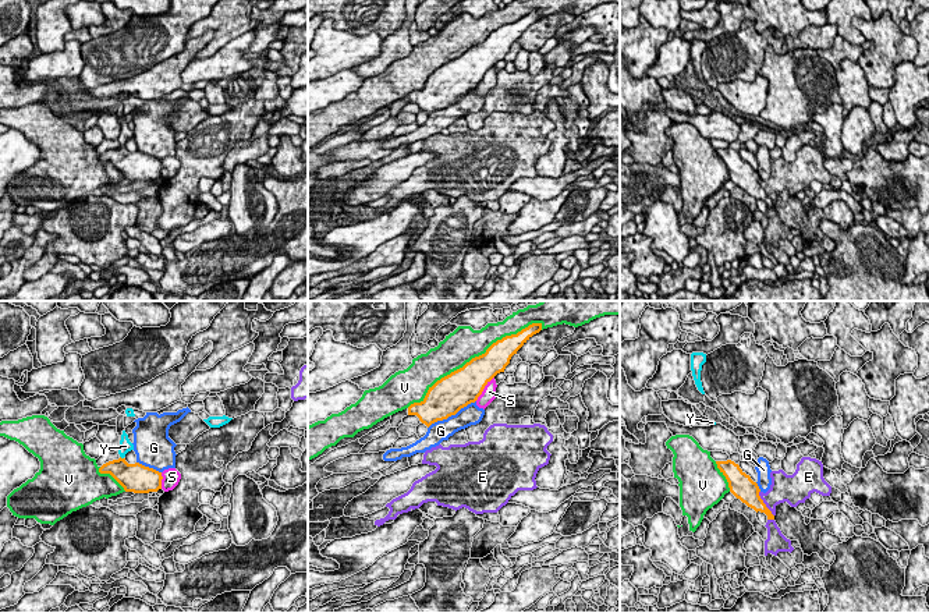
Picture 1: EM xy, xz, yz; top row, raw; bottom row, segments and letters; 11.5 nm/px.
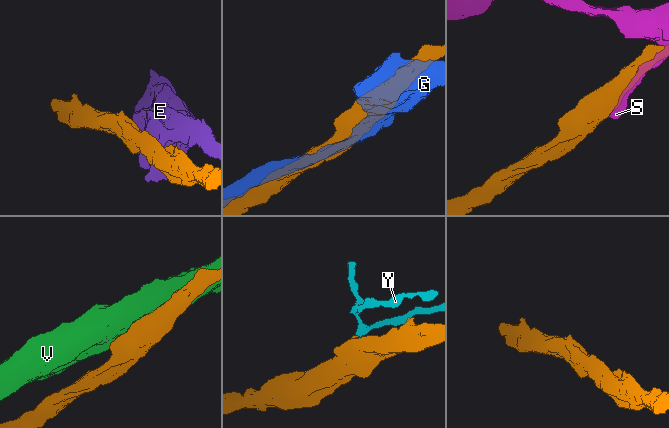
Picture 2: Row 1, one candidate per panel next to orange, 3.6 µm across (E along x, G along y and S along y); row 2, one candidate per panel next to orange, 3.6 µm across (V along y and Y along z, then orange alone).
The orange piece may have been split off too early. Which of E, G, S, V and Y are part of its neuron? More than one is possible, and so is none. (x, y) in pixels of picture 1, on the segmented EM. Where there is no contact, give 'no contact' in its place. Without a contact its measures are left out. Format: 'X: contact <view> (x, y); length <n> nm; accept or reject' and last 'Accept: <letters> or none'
E: contact yz (763, 503); length 340 nm; reject
G: contact xz (451, 414); length 650 nm; reject
S: contact xz (483, 388); length 360 nm; reject
V: contact xz (472, 358); length 1850 nm; reject
Y: contact xy (120, 457); length 60 nm; accept
Accept: Y

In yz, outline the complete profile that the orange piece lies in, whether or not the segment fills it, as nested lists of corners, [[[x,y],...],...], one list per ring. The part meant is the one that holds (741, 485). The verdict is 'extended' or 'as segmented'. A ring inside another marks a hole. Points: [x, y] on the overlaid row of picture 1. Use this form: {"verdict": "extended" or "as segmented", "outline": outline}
{"verdict": "as segmented", "outline": [[[731,460],[716,461],[717,468],[726,476],[728,482],[730,492],[745,503],[748,507],[754,509],[756,513],[765,513],[767,520],[774,520],[772,511],[766,507],[763,500],[759,496],[759,486],[756,482],[747,475],[738,464]]]}

